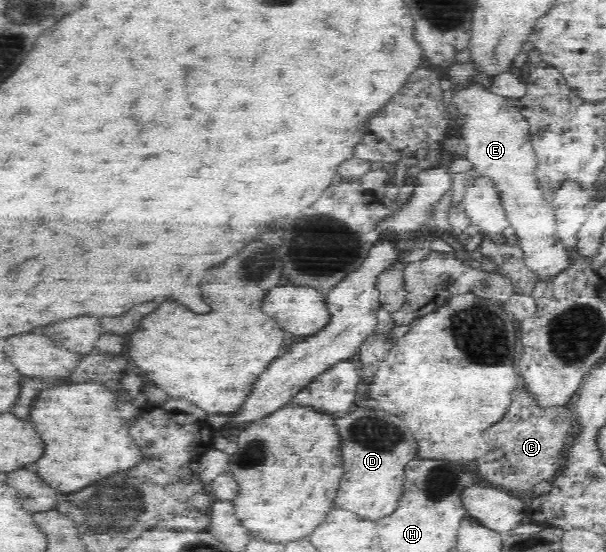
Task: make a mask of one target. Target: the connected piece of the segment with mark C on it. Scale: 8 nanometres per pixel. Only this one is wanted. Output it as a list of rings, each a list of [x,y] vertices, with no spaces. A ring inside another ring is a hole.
[[[518,388],[512,392],[512,402],[506,408],[506,414],[482,432],[486,444],[490,446],[490,452],[482,456],[484,462],[476,470],[484,480],[492,480],[490,484],[496,488],[520,492],[530,490],[534,484],[548,481],[558,474],[563,466],[568,438],[571,442],[578,430],[578,416],[570,410],[568,404],[542,408],[534,400],[532,392]]]

